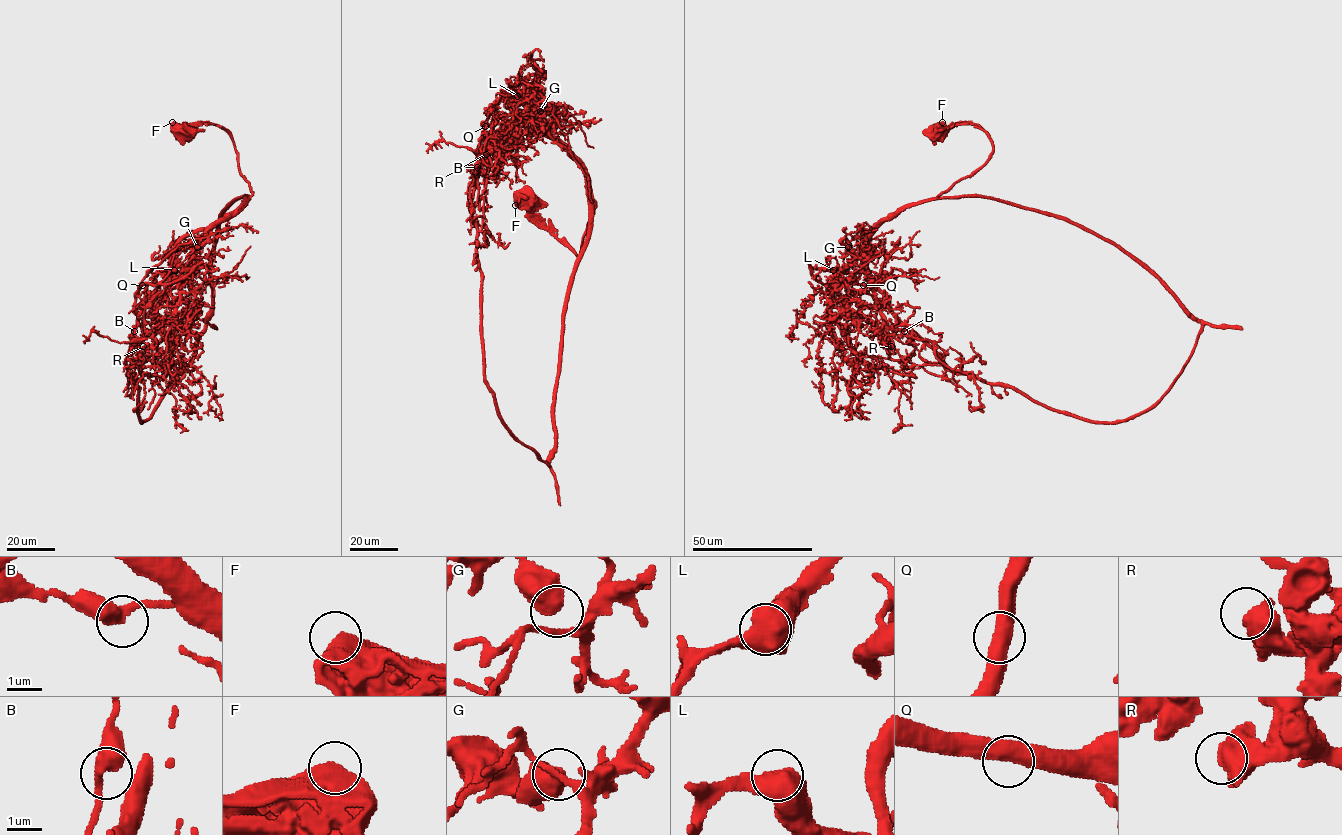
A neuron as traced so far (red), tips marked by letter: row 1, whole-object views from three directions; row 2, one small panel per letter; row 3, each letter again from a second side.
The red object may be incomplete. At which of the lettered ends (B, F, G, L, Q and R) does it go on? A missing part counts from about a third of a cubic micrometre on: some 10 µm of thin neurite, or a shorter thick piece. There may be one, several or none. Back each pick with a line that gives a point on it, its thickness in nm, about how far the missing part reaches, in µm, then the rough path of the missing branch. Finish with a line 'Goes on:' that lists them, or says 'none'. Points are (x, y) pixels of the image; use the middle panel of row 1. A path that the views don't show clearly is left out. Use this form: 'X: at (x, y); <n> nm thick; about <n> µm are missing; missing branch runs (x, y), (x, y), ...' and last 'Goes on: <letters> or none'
R: at (486, 154); 900 nm thick; about 8 µm are missing; missing branch runs (486, 154), (489, 139)
Goes on: R

